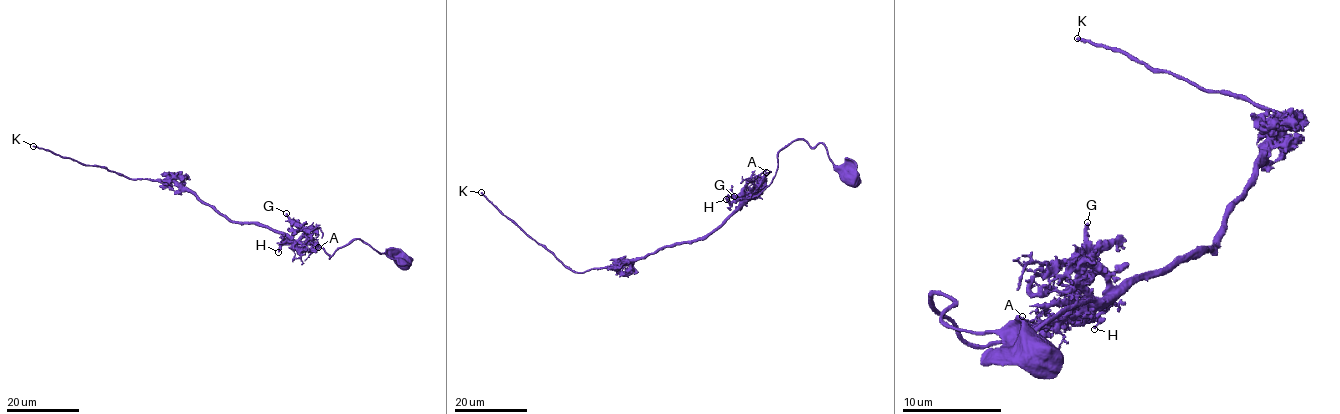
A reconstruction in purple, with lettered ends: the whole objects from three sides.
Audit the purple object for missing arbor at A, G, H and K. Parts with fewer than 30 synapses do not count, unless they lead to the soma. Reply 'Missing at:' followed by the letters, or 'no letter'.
Missing at: K

